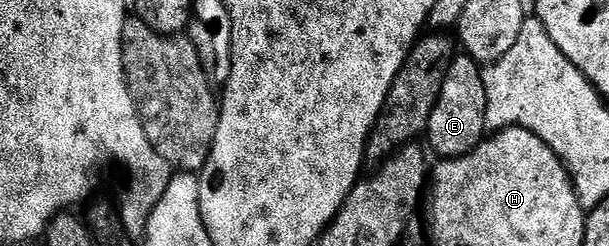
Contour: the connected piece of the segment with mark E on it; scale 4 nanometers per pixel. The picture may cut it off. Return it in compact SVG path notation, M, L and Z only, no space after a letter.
M459 55L451 63L451 71L447 71L447 79L443 79L439 103L435 103L435 111L431 111L427 130L428 148L433 148L441 159L467 155L486 136L486 119L487 91L483 87L482 66L468 55Z

